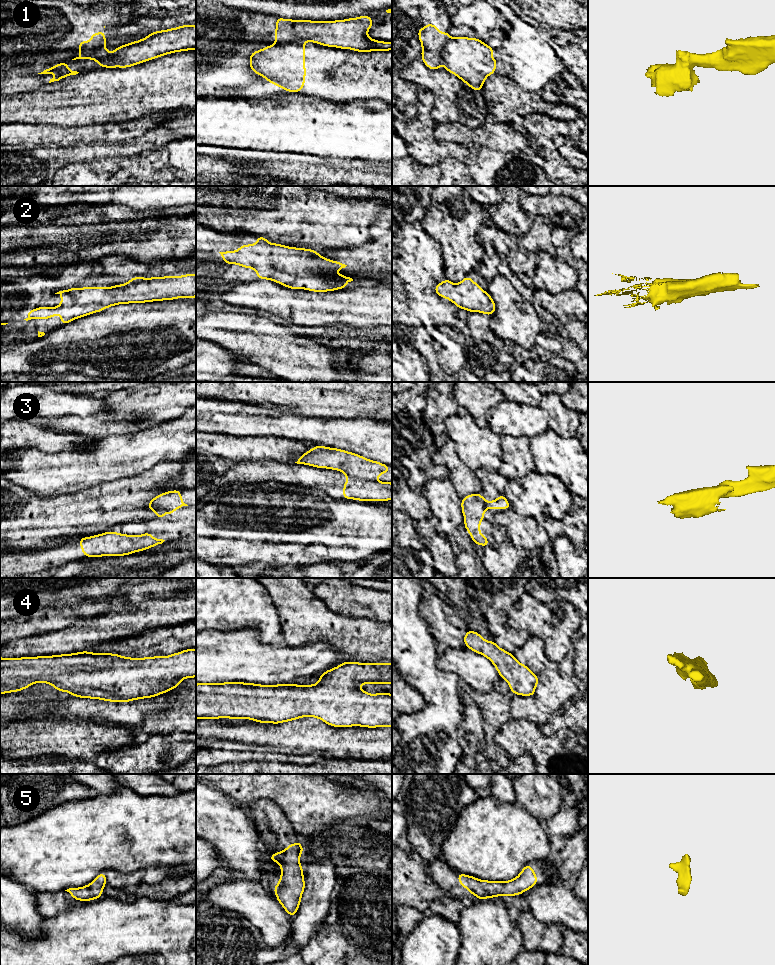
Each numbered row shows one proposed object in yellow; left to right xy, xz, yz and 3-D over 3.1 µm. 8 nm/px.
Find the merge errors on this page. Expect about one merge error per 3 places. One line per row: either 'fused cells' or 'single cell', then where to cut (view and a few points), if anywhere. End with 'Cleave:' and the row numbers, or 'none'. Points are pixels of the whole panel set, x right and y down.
1: fused cells | xz (304, 40), (275, 43)
2: single cell | no cut
3: fused cells | xz (345, 473), (376, 481)
4: single cell | no cut
5: single cell | no cut
Cleave: 1, 3

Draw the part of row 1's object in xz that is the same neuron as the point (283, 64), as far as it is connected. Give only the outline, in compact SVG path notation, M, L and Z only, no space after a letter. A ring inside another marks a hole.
M293 41L290 43L275 43L248 55L251 60L248 63L254 73L264 77L267 82L291 93L302 91L305 85L305 41Z

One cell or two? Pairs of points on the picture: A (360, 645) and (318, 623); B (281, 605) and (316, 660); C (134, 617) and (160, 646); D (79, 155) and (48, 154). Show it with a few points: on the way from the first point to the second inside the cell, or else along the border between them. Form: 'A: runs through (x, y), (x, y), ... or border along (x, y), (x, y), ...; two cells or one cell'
A: runs through (350, 636), (338, 629), (332, 629), (328, 625); one cell
B: border along (329, 643), (315, 640), (297, 646), (286, 645); two cells
C: border along (170, 625), (144, 630), (129, 638); two cells
D: runs through (71, 155), (56, 155); one cell

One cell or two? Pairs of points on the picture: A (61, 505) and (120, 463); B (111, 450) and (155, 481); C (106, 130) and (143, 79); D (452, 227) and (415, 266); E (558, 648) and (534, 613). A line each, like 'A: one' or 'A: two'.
A: two
B: two
C: two
D: two
E: one

